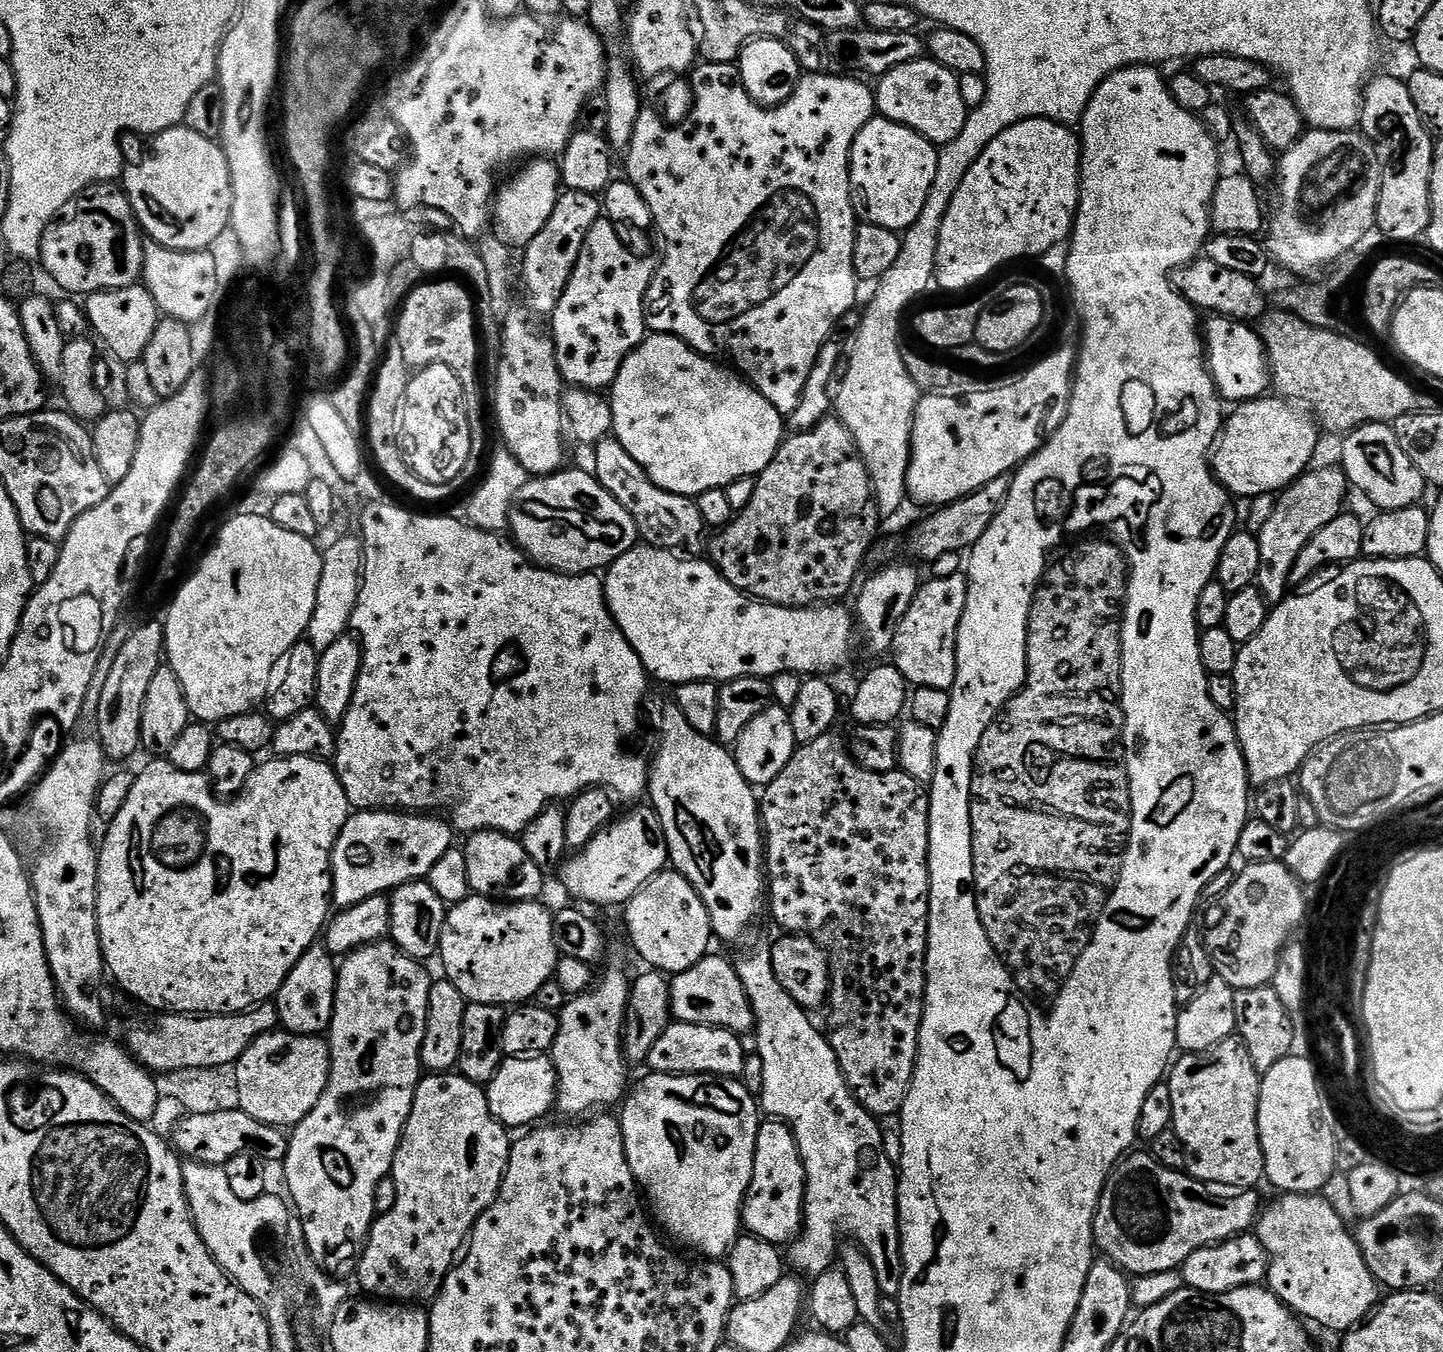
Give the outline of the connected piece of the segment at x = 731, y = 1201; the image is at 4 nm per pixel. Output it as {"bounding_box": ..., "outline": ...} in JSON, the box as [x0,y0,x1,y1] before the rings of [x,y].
{"bounding_box":[618,1072,762,1258],"outline":[[[652,1072],[637,1086],[627,1093],[622,1107],[618,1112],[622,1138],[626,1146],[626,1158],[630,1162],[630,1170],[634,1174],[641,1193],[646,1194],[646,1204],[654,1217],[655,1223],[661,1229],[665,1228],[674,1239],[688,1248],[693,1248],[704,1258],[724,1258],[731,1250],[736,1237],[742,1232],[742,1209],[744,1195],[748,1193],[750,1178],[754,1174],[754,1150],[756,1149],[756,1135],[762,1123],[762,1112],[758,1107],[758,1100],[753,1093],[746,1090],[739,1079],[727,1076],[667,1076],[661,1072]]]}

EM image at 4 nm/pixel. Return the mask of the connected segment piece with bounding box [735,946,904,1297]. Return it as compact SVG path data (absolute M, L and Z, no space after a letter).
M771 947L756 948L741 964L735 965L738 978L742 982L742 986L748 995L748 1001L752 1003L752 1013L756 1019L754 1025L754 1037L756 1036L755 1051L762 1058L762 1078L764 1079L764 1090L759 1093L758 1100L762 1105L763 1111L769 1117L775 1118L788 1125L792 1129L794 1138L798 1142L798 1150L800 1157L804 1163L804 1223L802 1231L795 1240L792 1241L786 1252L786 1260L789 1265L792 1264L797 1268L795 1271L804 1278L815 1278L821 1276L822 1273L829 1271L833 1267L834 1261L838 1256L838 1243L840 1232L849 1232L851 1239L859 1244L865 1252L871 1256L873 1262L882 1269L883 1275L886 1277L886 1292L889 1296L899 1297L900 1287L902 1286L902 1274L904 1273L904 1263L900 1257L900 1209L898 1207L898 1168L892 1164L885 1148L885 1133L880 1130L881 1121L877 1117L872 1116L862 1107L852 1095L851 1088L848 1087L844 1072L840 1069L838 1058L834 1054L834 1050L830 1046L827 1035L823 1031L820 1032L812 1025L812 1020L807 1011L800 1007L798 1002L794 1002L794 998L790 998L790 994L782 986L782 982L778 982L778 978L772 969L772 950Z

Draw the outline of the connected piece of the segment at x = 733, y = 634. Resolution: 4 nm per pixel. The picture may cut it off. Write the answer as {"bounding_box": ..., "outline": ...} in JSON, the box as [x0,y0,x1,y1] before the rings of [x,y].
{"bounding_box":[603,546,858,686],"outline":[[[637,546],[631,548],[622,558],[613,562],[612,567],[607,569],[603,577],[604,598],[608,602],[608,610],[616,620],[616,625],[622,630],[622,634],[630,642],[630,646],[638,654],[638,658],[644,663],[644,668],[649,677],[661,680],[664,684],[679,686],[686,682],[698,682],[699,680],[711,680],[713,682],[727,682],[737,680],[743,676],[763,676],[771,678],[783,672],[795,672],[812,678],[817,674],[828,674],[824,672],[836,672],[839,668],[844,668],[852,660],[852,651],[858,644],[858,625],[853,613],[848,612],[839,603],[826,604],[823,606],[813,606],[811,608],[783,608],[777,604],[765,604],[762,600],[757,600],[736,589],[733,584],[726,582],[726,578],[720,573],[715,564],[707,559],[681,558],[675,552],[664,552],[661,548],[650,548],[647,546]]]}

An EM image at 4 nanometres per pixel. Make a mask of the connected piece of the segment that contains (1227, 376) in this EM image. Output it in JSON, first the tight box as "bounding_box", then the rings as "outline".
{"bounding_box":[1202,315,1272,406],"outline":[[[1213,315],[1211,319],[1209,324],[1203,325],[1202,339],[1206,345],[1208,373],[1212,375],[1212,380],[1220,391],[1221,401],[1228,403],[1229,400],[1229,405],[1235,406],[1251,400],[1265,399],[1272,388],[1272,371],[1268,365],[1268,351],[1264,349],[1264,341],[1257,335],[1255,327],[1242,320],[1233,320],[1231,316]]]}

